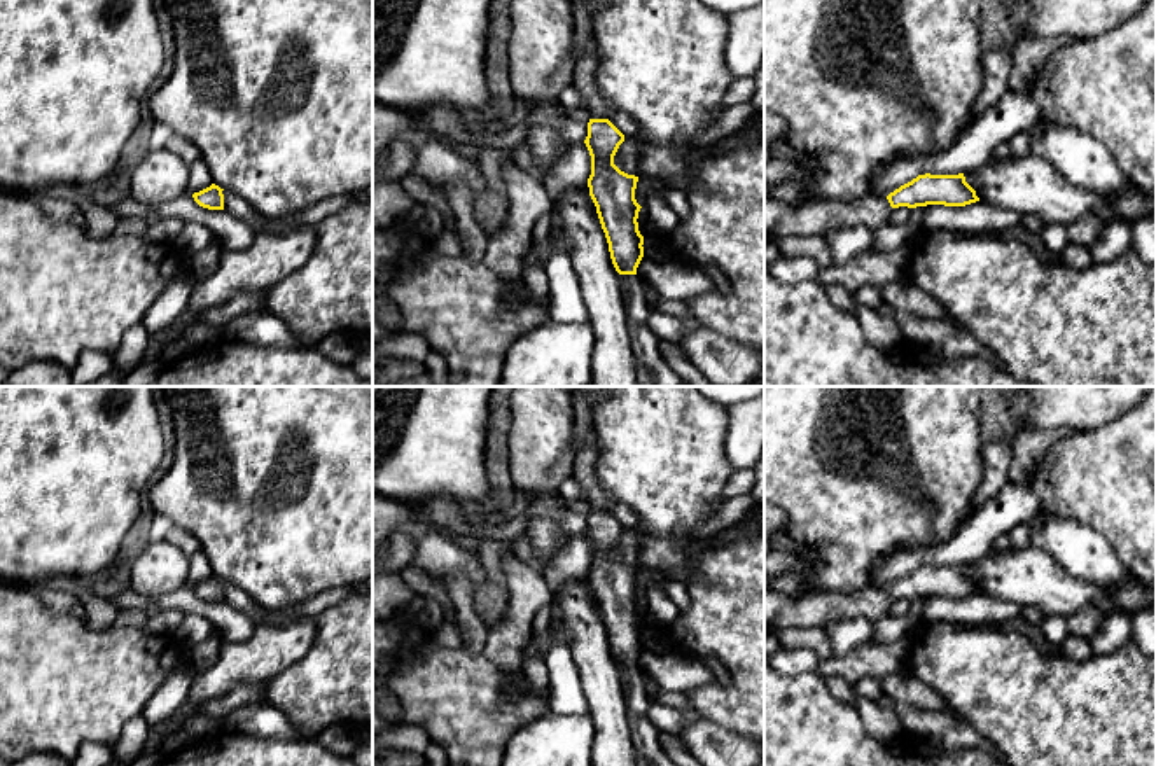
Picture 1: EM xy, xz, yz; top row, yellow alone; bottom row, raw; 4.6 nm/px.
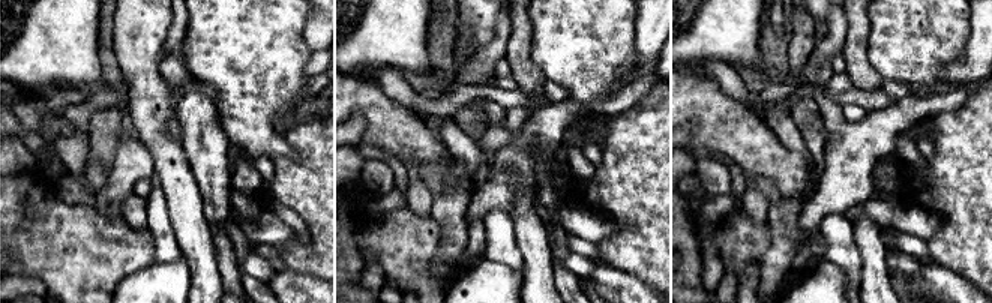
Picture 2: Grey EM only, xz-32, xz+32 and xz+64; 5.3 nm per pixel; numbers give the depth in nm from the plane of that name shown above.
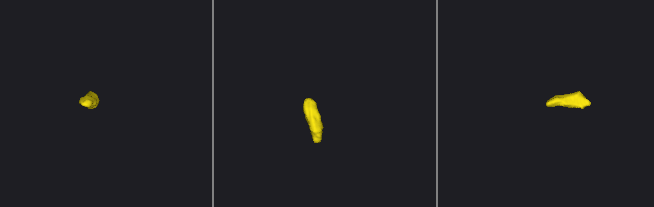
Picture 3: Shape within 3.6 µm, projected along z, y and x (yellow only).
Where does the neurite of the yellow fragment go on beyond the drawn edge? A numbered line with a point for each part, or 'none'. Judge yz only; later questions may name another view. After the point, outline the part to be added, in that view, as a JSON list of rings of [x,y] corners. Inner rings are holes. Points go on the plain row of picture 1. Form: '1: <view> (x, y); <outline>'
1: yz (817, 609); [[[869,586],[855,593],[811,591],[792,598],[764,588],[764,626],[782,631],[785,628],[825,628],[845,617],[866,617],[873,624],[888,616],[892,598],[887,589]]]

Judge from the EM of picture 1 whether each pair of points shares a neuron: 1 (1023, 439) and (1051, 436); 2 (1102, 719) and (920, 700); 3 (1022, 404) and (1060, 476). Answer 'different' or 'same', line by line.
1: same
2: different
3: different

